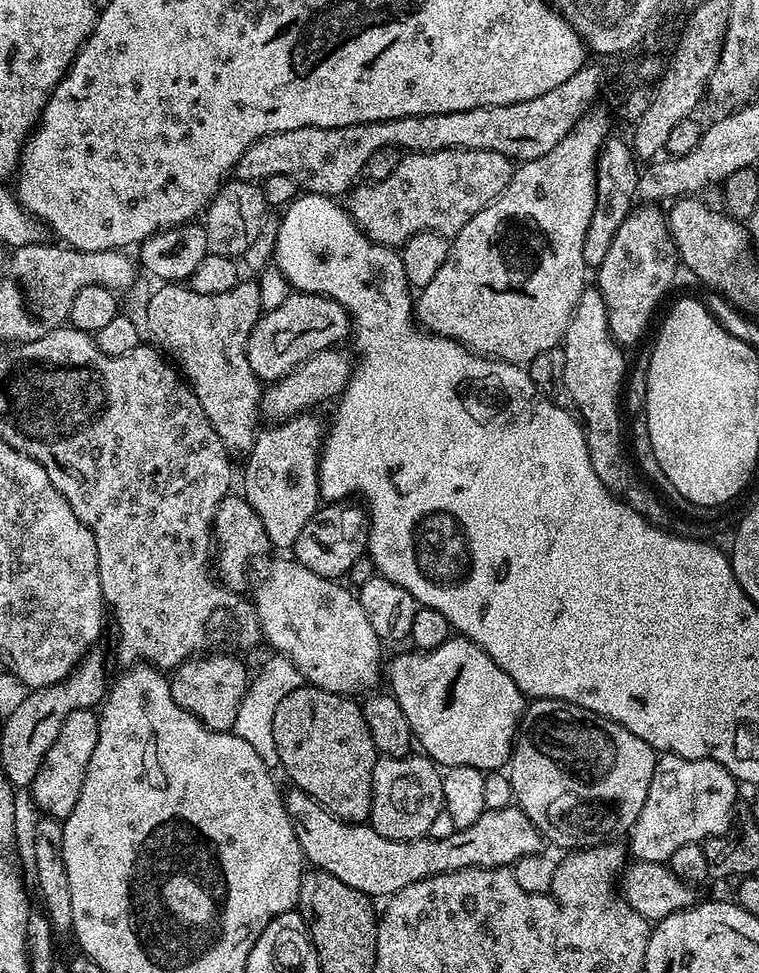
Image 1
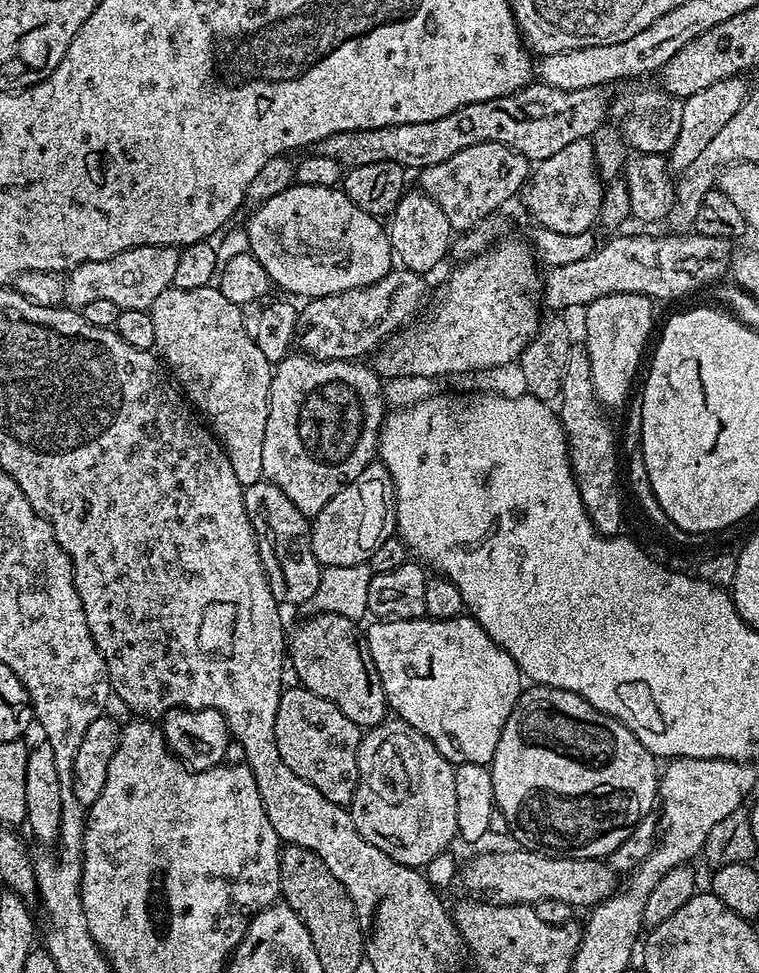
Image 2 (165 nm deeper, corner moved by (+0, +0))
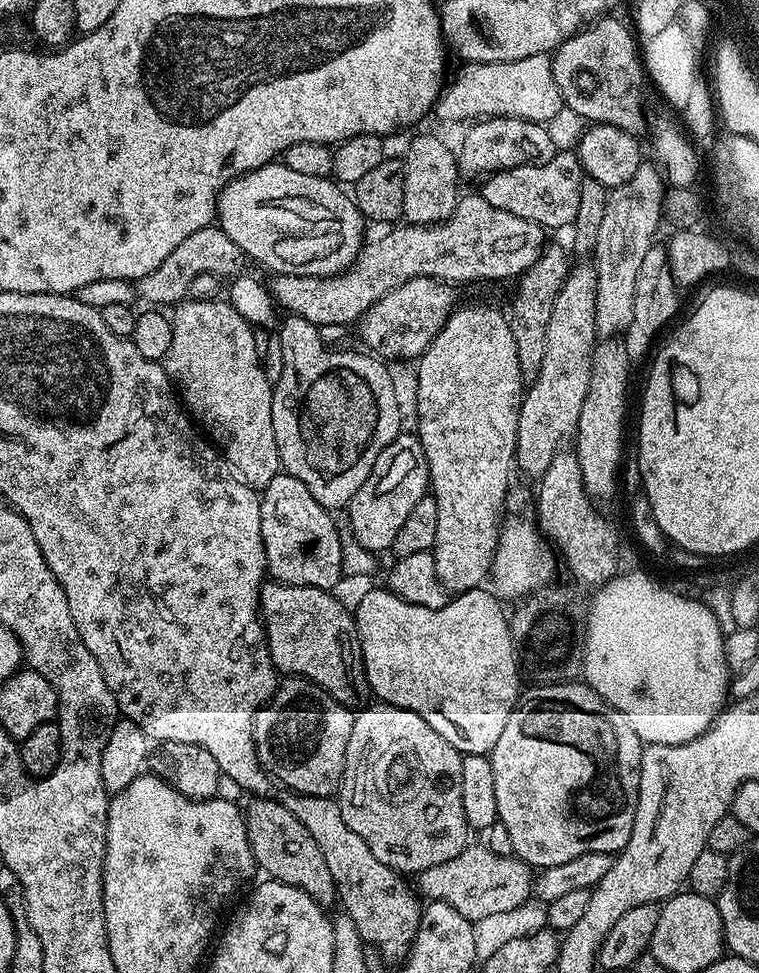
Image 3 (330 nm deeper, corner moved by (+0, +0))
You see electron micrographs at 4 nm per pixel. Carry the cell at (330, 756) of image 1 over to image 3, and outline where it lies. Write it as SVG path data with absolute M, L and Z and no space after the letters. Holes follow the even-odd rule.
M289 676L281 679L276 686L276 693L272 699L256 713L256 721L252 723L254 726L254 742L256 743L256 753L260 759L261 766L268 772L269 777L281 780L288 787L287 791L292 794L301 796L331 796L335 797L340 791L340 783L342 782L342 774L346 766L346 742L350 742L350 730L354 730L354 722L356 721L353 709L343 708L339 702L330 694L326 694L326 690L318 687L313 680L306 680L303 676Z

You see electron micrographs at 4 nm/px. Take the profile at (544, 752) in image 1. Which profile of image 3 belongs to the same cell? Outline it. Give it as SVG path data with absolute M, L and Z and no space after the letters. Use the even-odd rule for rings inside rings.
M565 682L563 684L541 684L521 695L517 705L512 709L510 722L498 737L498 746L490 754L494 766L494 799L498 802L498 823L506 826L506 834L510 834L510 846L518 860L536 870L562 866L562 862L570 862L570 858L578 858L578 854L587 852L610 852L619 854L630 842L630 834L634 830L634 814L638 810L638 792L640 790L640 767L645 745L634 734L634 726L618 709L611 708L596 691L583 682Z

